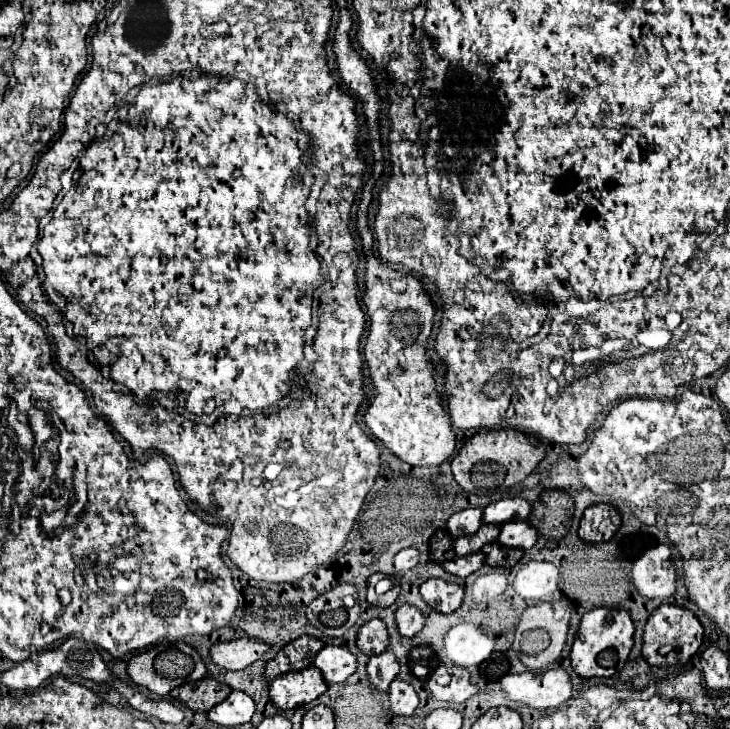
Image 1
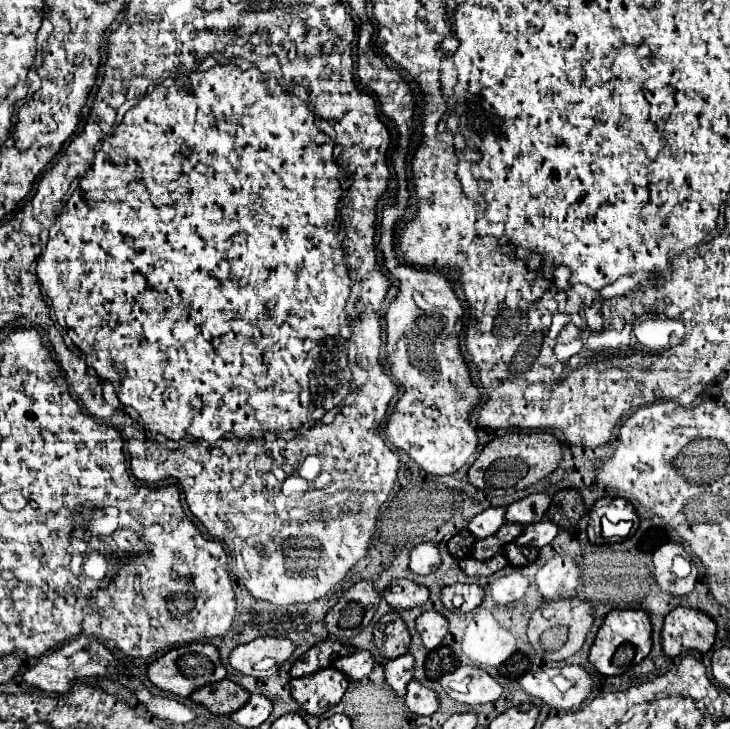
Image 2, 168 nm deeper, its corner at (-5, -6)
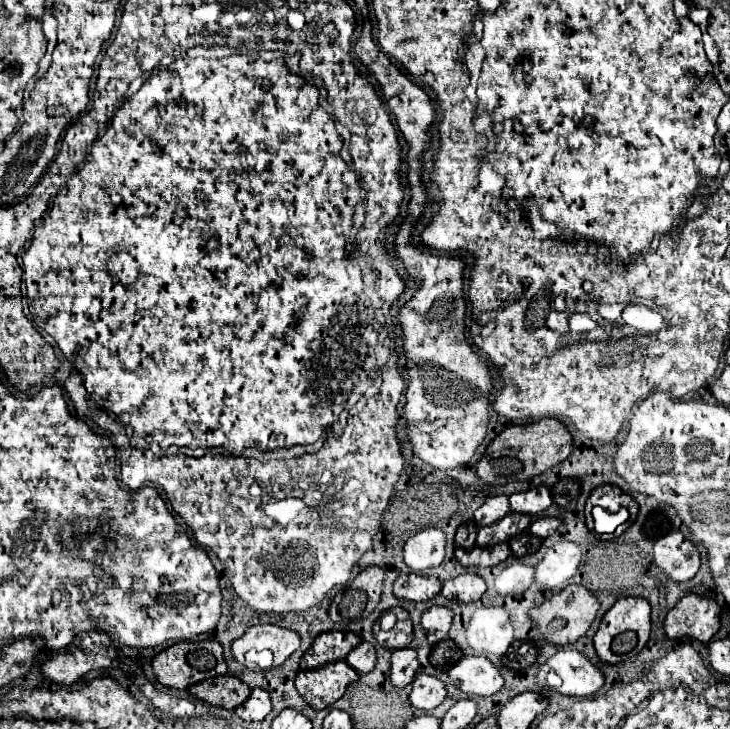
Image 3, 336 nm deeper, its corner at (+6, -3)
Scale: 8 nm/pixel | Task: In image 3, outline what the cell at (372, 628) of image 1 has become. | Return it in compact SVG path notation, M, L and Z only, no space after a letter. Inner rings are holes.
M395 607L395 615L399 617L397 619L397 625L393 631L389 633L383 633L379 629L379 623L373 623L373 635L377 639L377 643L389 651L393 649L403 649L403 647L409 647L411 643L411 631L413 631L413 625L409 621L409 613L401 607Z

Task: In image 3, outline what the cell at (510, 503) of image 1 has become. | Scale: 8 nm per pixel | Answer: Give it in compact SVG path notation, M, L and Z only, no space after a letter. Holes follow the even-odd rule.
M539 485L537 489L529 489L529 491L519 491L513 493L509 497L509 507L515 513L525 513L525 515L541 515L549 505L553 503L551 499L551 491L545 485Z

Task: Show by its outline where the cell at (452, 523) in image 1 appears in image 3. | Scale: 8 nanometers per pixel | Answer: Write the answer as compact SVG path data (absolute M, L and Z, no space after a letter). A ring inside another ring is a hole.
M497 495L497 497L489 497L473 515L473 523L477 527L487 527L493 525L495 521L503 519L509 513L509 497L505 495Z

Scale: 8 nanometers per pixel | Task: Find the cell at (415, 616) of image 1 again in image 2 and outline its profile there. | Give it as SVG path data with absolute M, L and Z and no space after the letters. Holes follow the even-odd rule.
M424 612L418 620L416 620L416 628L422 636L422 642L426 648L436 648L440 646L440 642L444 640L446 632L448 632L448 620L438 614L438 612Z

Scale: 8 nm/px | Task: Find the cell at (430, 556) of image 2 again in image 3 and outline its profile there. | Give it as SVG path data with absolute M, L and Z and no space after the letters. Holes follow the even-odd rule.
M433 527L409 537L403 547L405 565L413 571L435 567L443 561L443 557L445 557L445 533Z

